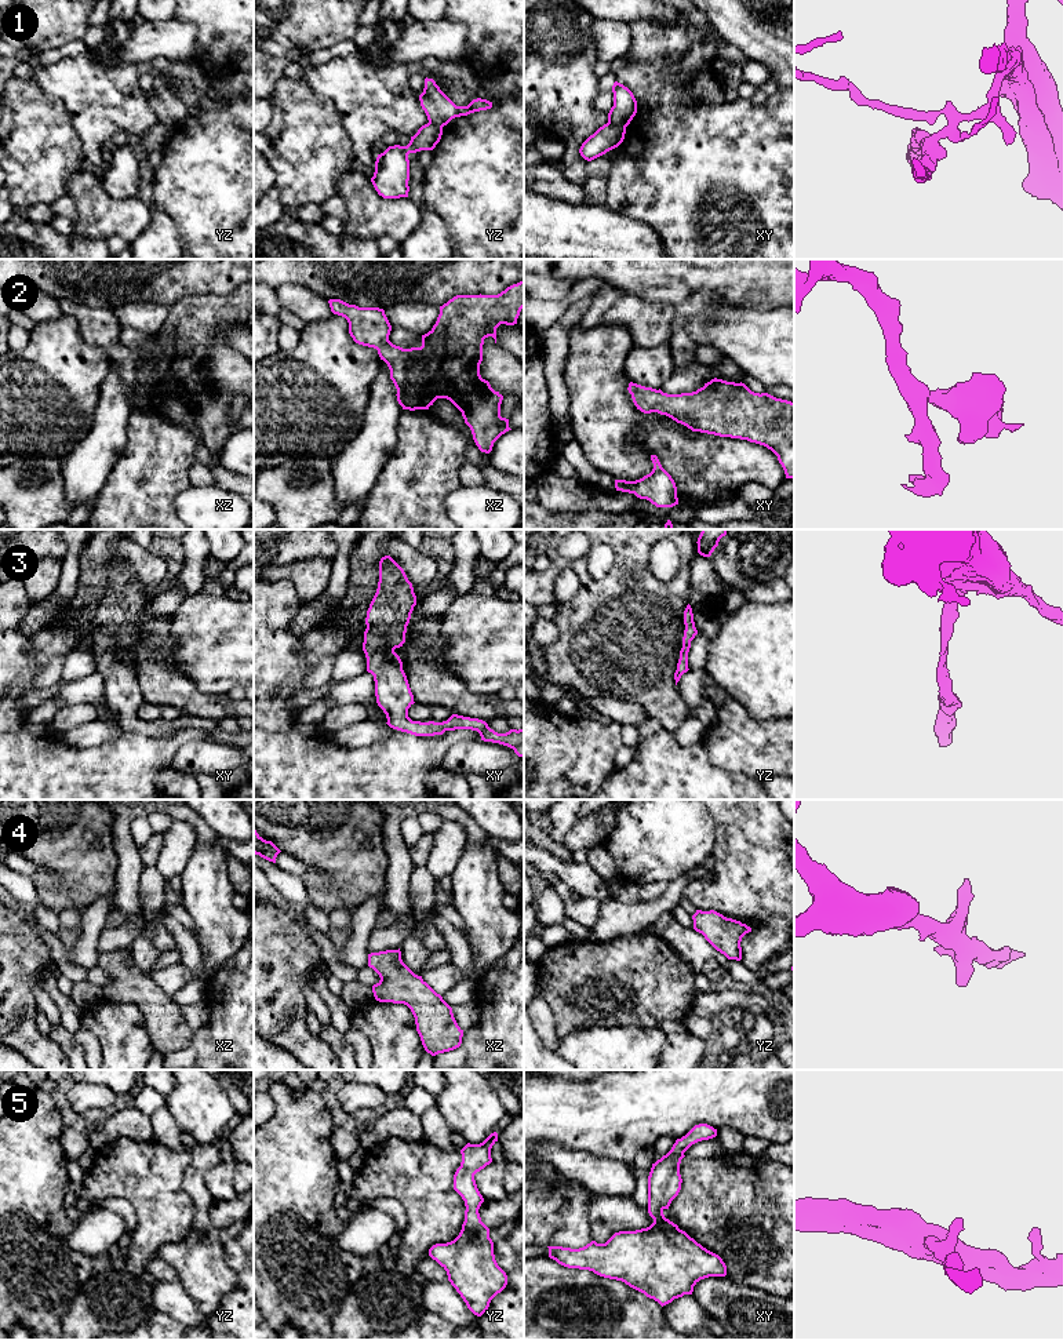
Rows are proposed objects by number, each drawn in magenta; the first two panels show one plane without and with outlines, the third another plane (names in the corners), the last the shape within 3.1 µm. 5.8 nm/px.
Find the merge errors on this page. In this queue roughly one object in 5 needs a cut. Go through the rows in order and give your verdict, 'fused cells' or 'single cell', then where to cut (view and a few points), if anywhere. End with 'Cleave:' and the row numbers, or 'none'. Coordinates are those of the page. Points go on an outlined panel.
1: fused cells; cut in xy along (608, 122), (625, 128)
2: single cell; no cut
3: single cell; no cut
4: single cell; no cut
5: single cell; no cut
Cleave: 1

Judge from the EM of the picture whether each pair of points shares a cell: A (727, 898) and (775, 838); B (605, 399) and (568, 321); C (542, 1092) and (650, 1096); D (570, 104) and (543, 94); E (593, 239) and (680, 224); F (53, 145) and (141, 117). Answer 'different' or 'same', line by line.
A: same
B: different
C: same
D: same
E: different
F: different

